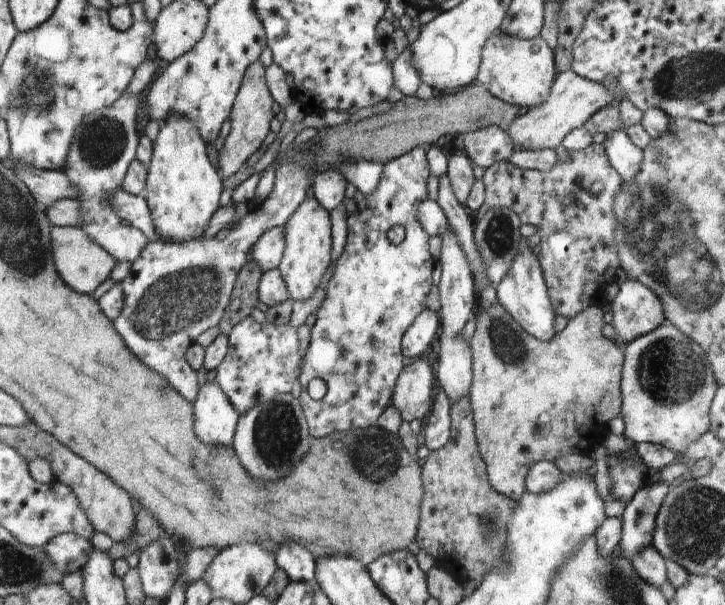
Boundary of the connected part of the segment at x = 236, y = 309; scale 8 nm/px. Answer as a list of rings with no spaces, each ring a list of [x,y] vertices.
[[[252,260],[246,261],[238,273],[230,295],[230,304],[223,310],[219,327],[221,333],[228,336],[236,324],[251,316],[258,304],[258,283],[263,270]]]

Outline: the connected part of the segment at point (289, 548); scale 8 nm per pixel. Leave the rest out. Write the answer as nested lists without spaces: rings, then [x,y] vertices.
[[[287,541],[274,555],[277,566],[284,570],[290,581],[316,584],[315,567],[317,563],[308,549],[294,541]]]

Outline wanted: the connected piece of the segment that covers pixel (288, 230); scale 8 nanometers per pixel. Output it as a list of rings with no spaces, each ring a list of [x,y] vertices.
[[[306,196],[286,221],[284,240],[285,247],[278,270],[287,286],[289,297],[294,301],[308,300],[318,288],[331,262],[331,218],[316,197]]]

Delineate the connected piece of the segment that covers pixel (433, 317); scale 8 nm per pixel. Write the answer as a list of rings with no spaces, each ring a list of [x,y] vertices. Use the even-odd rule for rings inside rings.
[[[424,309],[406,329],[401,340],[402,354],[418,359],[436,346],[439,334],[439,316],[431,309]]]

